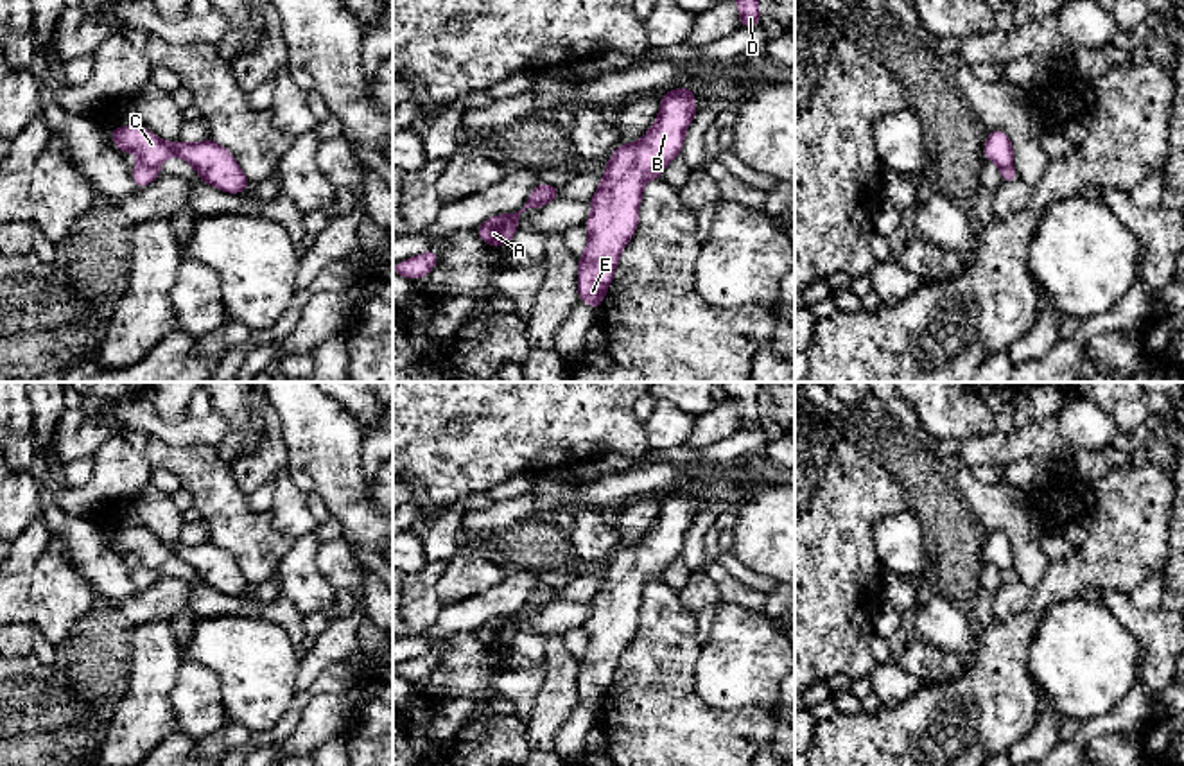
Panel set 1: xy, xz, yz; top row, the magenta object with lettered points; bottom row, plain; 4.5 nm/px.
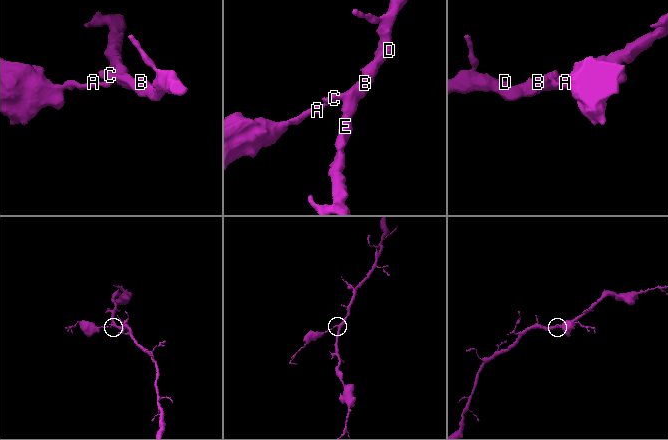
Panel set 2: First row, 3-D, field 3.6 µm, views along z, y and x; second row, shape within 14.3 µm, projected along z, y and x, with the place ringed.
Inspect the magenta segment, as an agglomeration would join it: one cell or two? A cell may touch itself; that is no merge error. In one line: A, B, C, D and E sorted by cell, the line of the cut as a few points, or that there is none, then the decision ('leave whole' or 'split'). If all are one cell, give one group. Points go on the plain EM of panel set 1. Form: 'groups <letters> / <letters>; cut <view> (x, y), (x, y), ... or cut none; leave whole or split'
groups A / B C D E; cut xy (140, 562), (156, 569); split

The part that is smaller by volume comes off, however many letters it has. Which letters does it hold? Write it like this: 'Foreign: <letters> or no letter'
Foreign: A

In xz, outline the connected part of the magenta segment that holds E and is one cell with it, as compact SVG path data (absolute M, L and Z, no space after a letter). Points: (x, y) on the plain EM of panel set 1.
M692 490L669 492L660 499L658 518L651 531L635 545L621 545L608 560L599 590L590 599L585 624L588 646L578 662L578 700L601 712L603 700L614 682L622 651L635 637L644 585L662 579L664 569L682 556L683 538L698 513Z

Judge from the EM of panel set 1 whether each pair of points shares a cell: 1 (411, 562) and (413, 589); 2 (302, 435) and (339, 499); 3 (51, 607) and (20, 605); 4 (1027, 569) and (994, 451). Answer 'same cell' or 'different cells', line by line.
1: different cells
2: same cell
3: different cells
4: different cells

